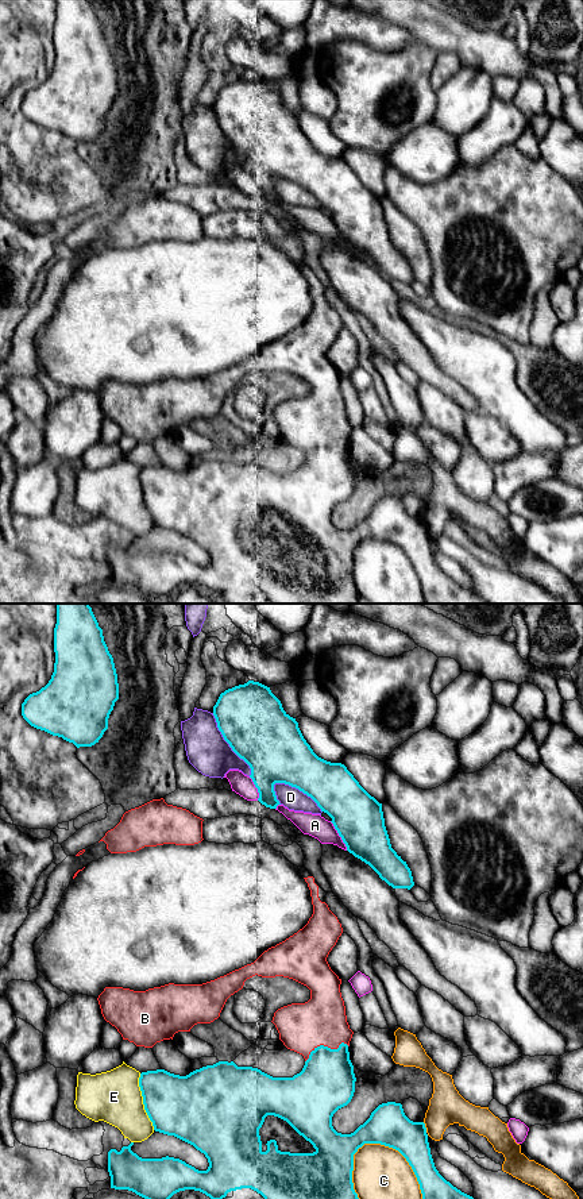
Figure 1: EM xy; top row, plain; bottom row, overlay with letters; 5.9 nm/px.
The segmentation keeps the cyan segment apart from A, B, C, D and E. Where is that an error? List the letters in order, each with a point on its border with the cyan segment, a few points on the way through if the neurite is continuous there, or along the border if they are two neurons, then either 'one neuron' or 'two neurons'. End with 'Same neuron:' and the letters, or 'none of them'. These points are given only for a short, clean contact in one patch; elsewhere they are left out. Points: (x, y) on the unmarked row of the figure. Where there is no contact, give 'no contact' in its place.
A: contact xy (339, 230); two neurons
B: contact xy (324, 442); one neuron
C: contact xy (405, 552); two neurons
D: contact xy (298, 184); two neurons
E: contact xy (143, 497); two neurons
Same neuron: B

